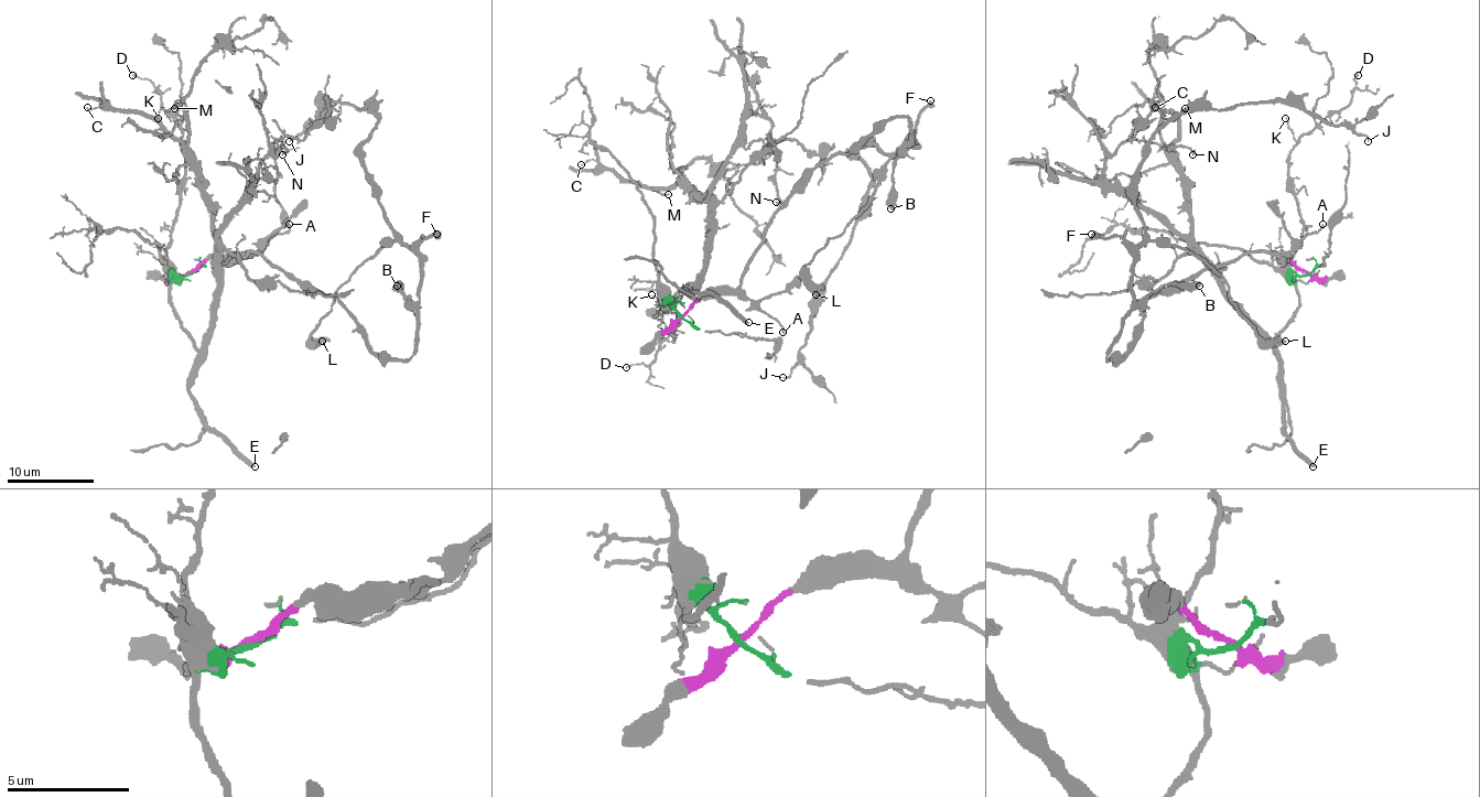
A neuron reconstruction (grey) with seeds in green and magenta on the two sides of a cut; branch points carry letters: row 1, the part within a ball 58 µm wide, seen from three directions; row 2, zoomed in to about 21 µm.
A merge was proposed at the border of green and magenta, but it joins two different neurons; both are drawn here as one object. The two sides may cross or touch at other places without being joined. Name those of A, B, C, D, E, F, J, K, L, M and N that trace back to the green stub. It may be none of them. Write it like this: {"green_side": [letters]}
{"green_side": ["C", "D", "E", "K", "M", "N"]}

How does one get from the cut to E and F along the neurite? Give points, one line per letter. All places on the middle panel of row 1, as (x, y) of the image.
E: (682, 318), (671, 302), (665, 307), (690, 284), (692, 287), (683, 291), (716, 293), (748, 322)
F: (682, 318), (741, 282), (764, 226), (801, 183), (887, 120), (909, 120), (914, 141), (931, 100)

